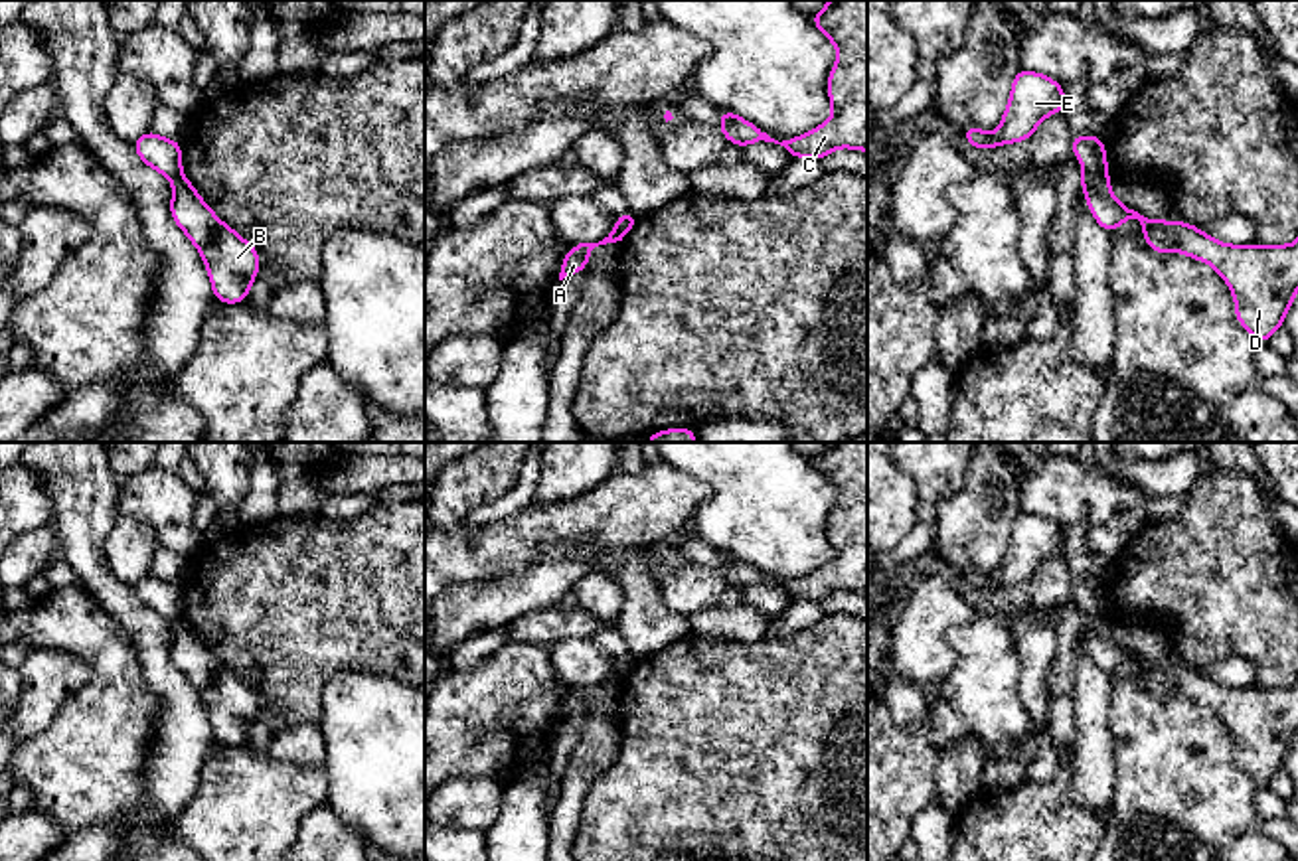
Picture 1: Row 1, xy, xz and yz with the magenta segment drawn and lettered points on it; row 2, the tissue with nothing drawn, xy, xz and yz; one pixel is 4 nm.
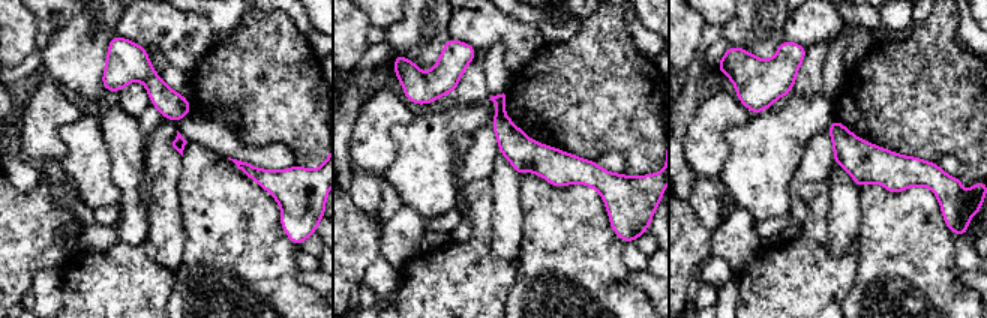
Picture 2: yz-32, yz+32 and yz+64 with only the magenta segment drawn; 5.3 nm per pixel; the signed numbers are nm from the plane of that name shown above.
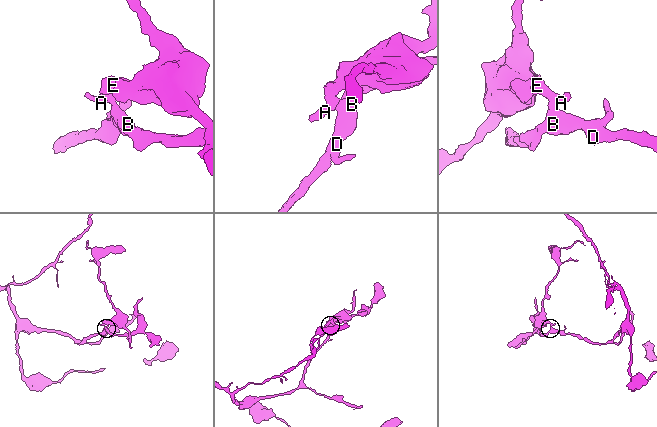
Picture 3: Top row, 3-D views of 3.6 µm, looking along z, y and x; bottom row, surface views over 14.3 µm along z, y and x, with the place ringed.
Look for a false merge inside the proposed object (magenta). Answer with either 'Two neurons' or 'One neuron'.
Two neurons

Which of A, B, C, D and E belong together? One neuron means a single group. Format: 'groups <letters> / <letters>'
groups A C E / B D

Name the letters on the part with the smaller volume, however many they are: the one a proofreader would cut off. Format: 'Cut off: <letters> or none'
Cut off: A, C, E

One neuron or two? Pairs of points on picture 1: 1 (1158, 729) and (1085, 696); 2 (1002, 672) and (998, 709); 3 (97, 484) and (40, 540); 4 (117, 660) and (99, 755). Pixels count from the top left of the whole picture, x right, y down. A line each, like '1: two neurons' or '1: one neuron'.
1: two neurons
2: one neuron
3: two neurons
4: one neuron

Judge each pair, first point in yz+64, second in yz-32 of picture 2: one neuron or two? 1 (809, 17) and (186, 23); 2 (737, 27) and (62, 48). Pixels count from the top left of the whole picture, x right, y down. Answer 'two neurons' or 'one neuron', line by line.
1: one neuron
2: one neuron

